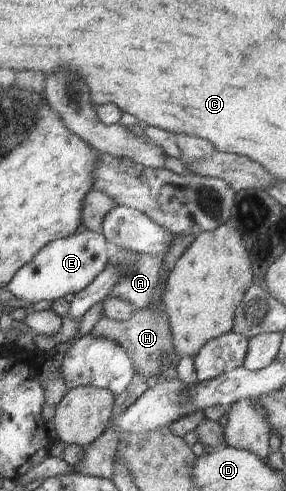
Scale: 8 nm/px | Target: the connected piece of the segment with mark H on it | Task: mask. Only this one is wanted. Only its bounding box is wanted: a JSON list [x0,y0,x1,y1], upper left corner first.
[90,298,179,379]

